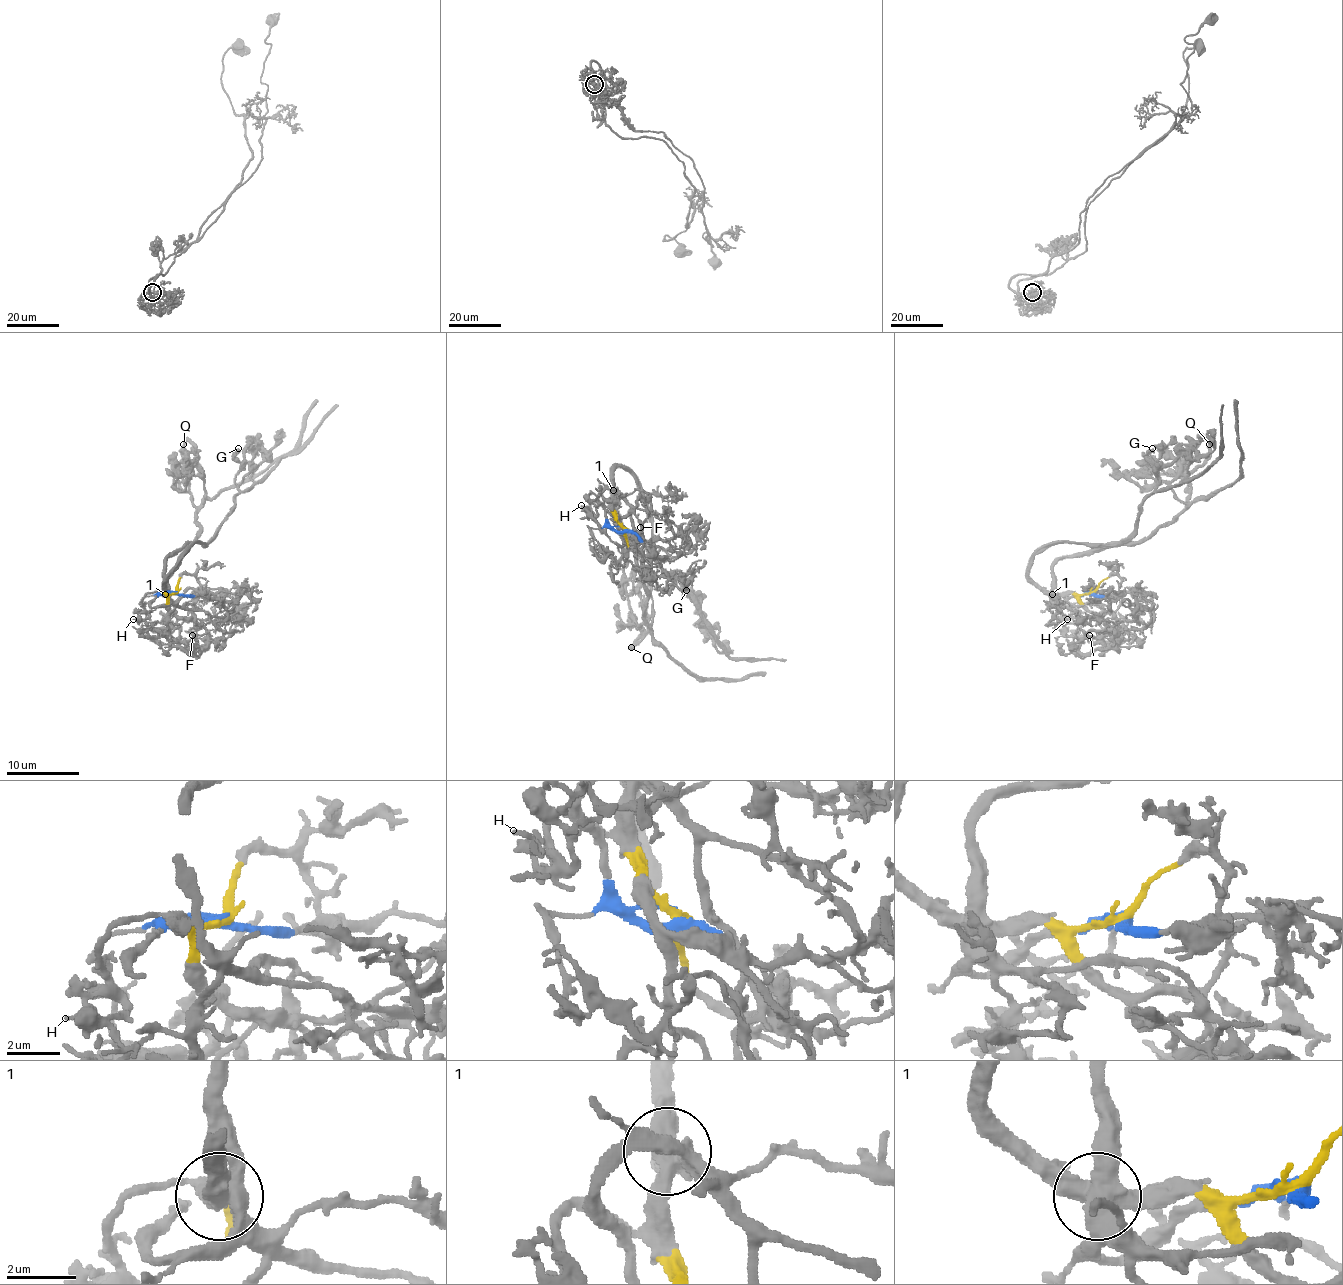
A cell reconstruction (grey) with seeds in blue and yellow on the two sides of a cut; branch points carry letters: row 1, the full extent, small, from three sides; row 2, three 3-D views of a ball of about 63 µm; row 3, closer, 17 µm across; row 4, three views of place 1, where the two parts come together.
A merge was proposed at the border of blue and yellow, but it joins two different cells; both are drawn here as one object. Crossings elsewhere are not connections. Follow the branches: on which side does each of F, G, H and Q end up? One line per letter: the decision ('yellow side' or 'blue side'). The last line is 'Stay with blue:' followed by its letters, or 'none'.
F: blue side
G: yellow side
H: yellow side
Q: blue side
Stay with blue: F, Q

